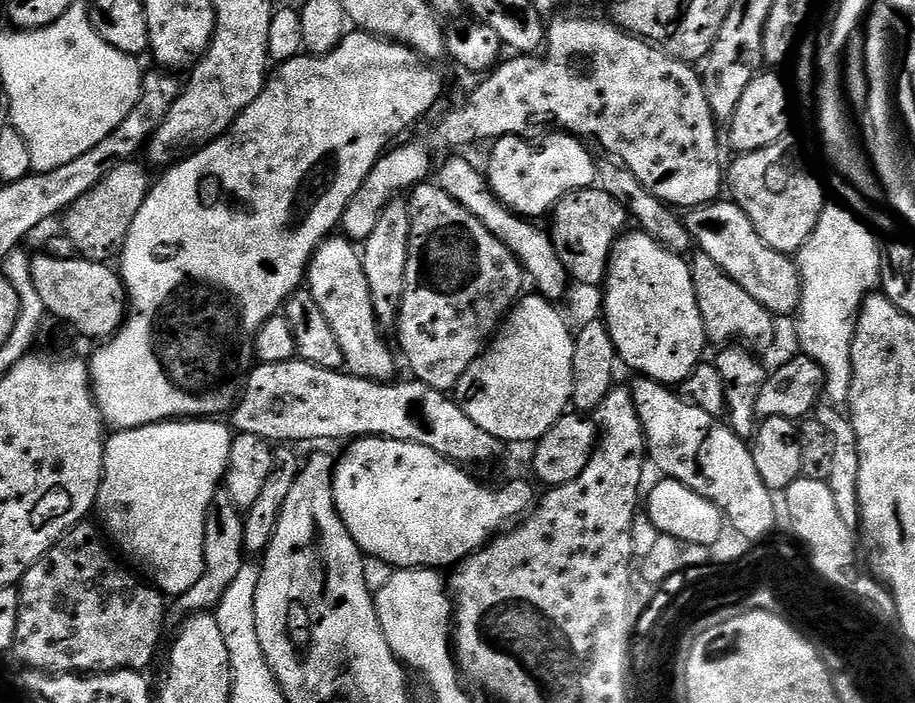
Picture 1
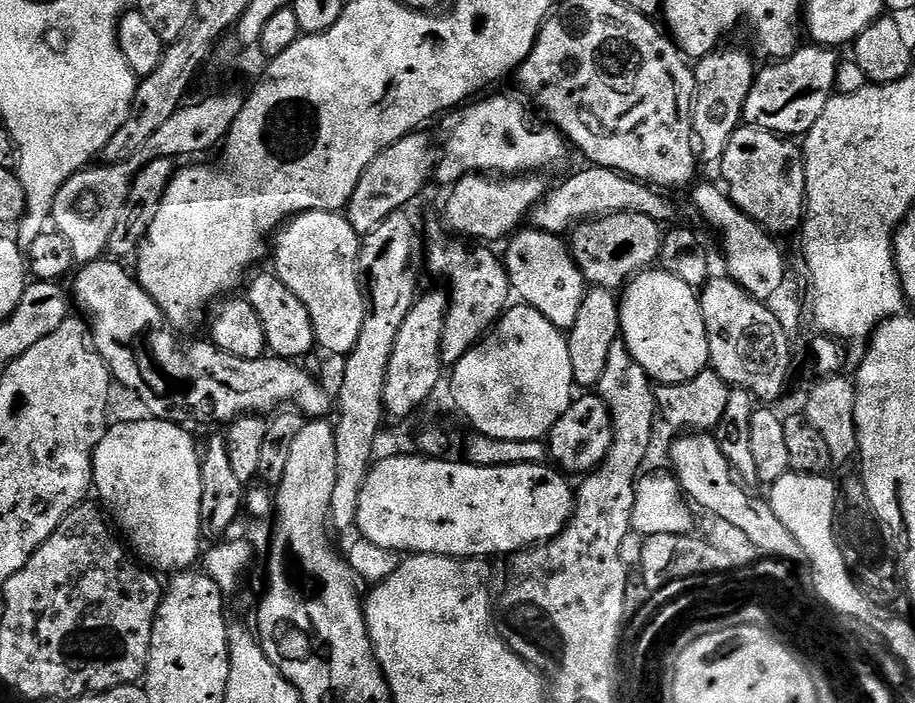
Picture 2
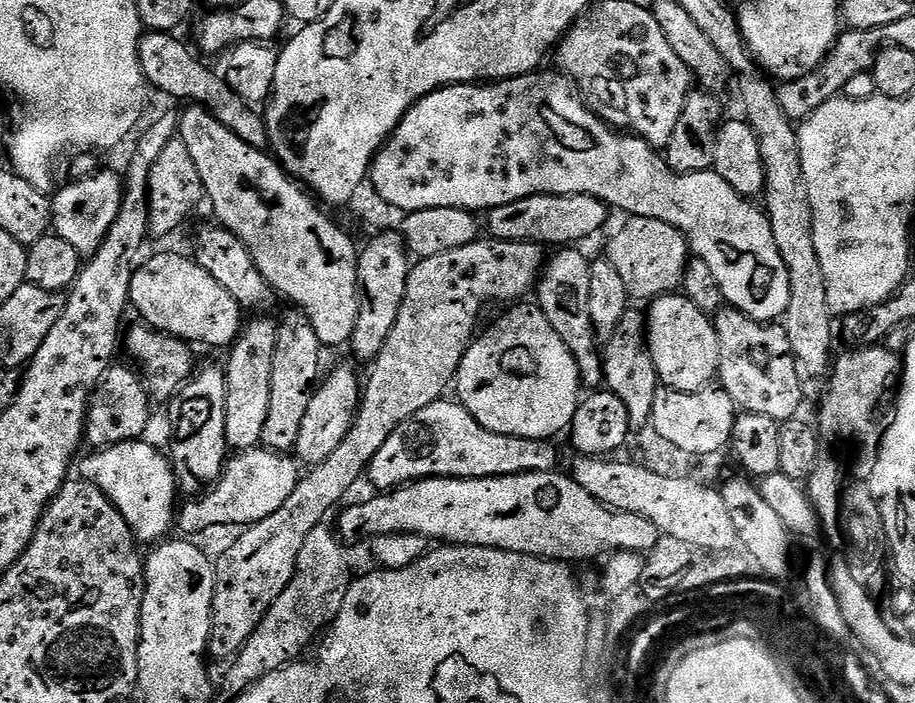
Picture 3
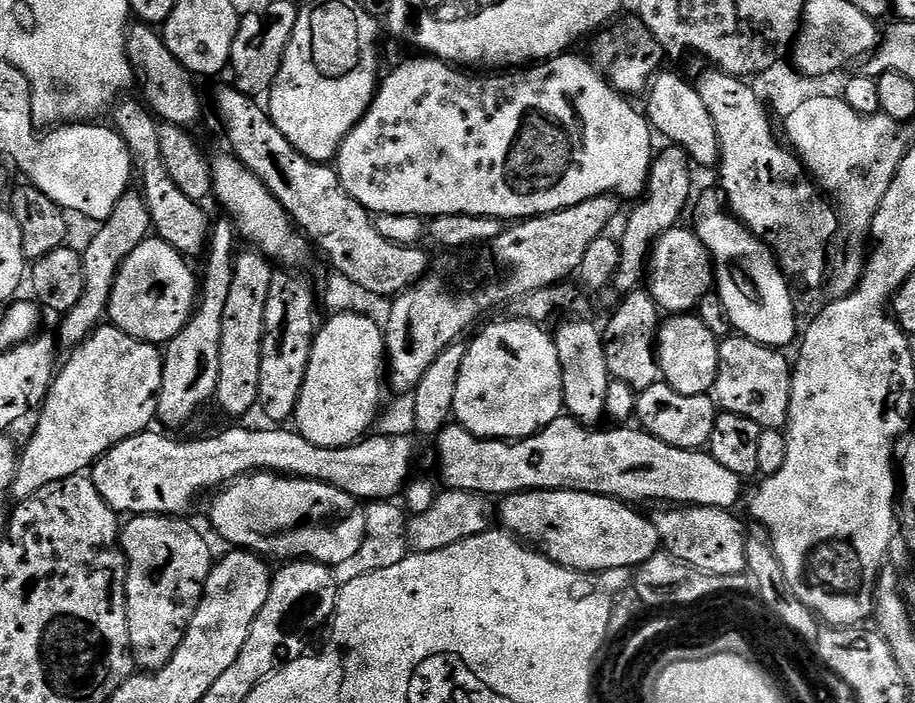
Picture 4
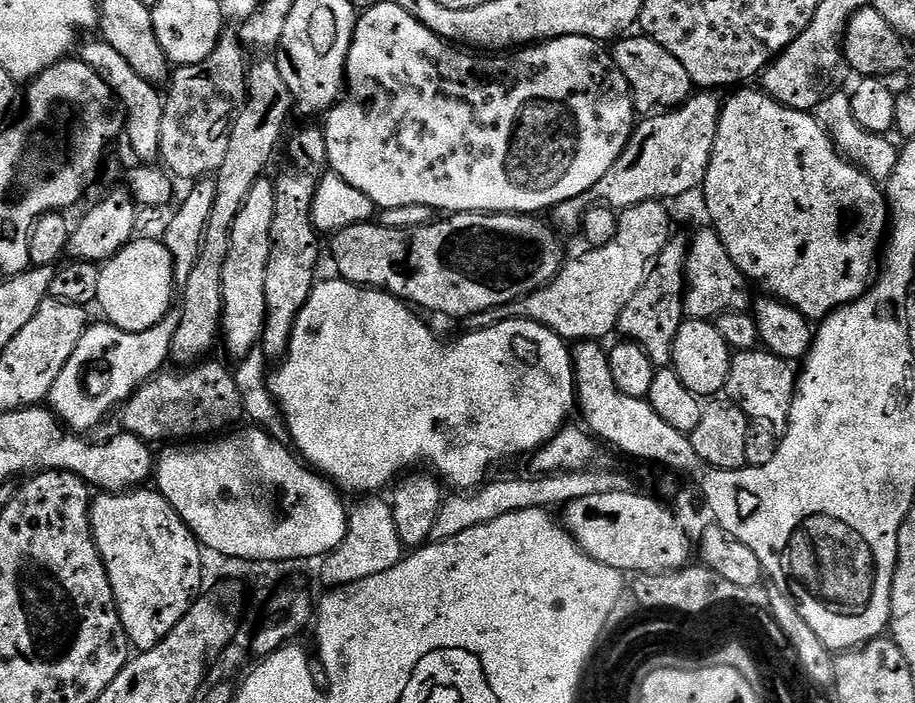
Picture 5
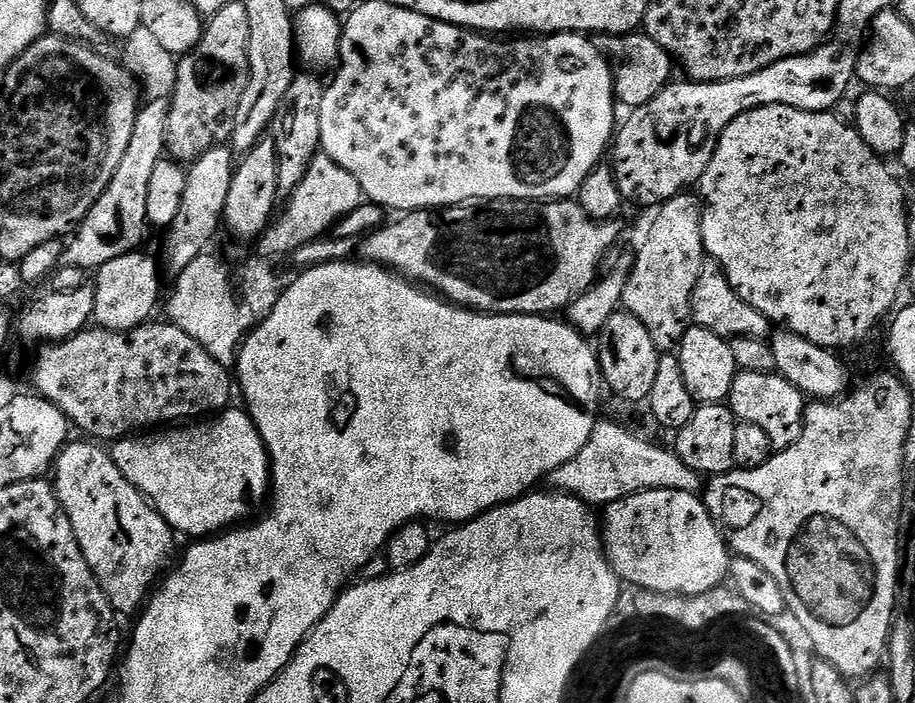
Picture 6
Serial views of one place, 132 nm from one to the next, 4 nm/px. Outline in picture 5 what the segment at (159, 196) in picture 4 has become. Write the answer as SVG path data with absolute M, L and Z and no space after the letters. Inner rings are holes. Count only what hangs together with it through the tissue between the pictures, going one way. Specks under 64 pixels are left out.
M95 38L79 45L78 58L84 64L90 65L96 74L108 86L121 103L121 109L125 115L124 134L132 152L140 162L156 162L160 160L162 110L164 99L161 91L142 78L140 74L131 69L130 64L118 50L106 43L102 38Z

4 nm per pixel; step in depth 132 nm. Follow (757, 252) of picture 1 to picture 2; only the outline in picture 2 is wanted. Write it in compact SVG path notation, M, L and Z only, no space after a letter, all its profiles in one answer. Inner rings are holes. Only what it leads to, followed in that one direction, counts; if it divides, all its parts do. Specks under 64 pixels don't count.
M584 166L581 172L574 173L569 180L545 195L532 209L530 224L533 228L539 228L541 232L568 234L576 225L583 224L586 220L596 220L599 216L646 214L646 218L654 218L654 222L668 226L676 216L676 206L664 196L667 195L663 191L639 180L633 180L631 176L624 176L613 168Z

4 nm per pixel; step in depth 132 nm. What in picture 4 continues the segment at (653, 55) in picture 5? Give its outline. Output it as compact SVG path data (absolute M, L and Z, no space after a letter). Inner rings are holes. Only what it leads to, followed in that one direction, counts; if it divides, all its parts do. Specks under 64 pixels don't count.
M664 70L653 79L647 96L646 119L649 125L659 135L661 132L668 142L684 149L693 165L715 169L720 163L720 143L716 137L714 118L710 118L710 110L706 110L706 102L702 102L695 83L676 72Z

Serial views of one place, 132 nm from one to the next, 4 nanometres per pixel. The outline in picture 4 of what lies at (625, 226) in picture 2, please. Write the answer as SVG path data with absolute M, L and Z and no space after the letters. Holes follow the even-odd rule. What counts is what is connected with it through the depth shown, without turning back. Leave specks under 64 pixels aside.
M677 226L652 241L646 269L646 290L668 314L688 314L699 309L700 299L714 288L712 256L691 227Z

